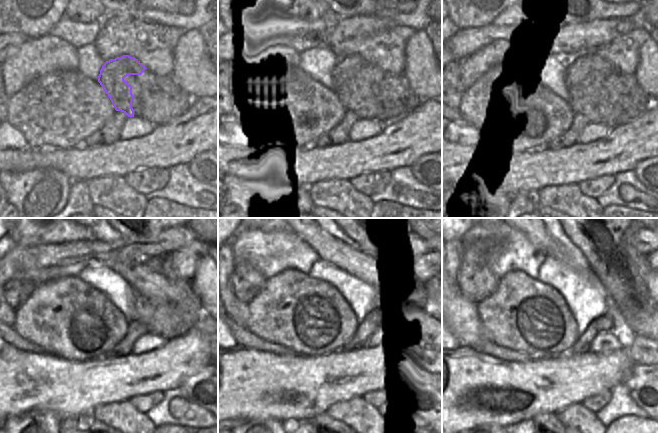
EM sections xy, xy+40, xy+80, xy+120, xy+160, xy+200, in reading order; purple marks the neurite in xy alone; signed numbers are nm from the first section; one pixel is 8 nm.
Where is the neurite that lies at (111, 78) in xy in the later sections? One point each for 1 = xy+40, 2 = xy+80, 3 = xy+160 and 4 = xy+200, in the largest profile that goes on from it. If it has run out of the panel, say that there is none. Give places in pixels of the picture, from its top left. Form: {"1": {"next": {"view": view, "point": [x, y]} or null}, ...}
{"1": {"next": {"view": "xy+40", "point": [345, 67]}}, "2": {"next": {"view": "xy+80", "point": [580, 62]}}, "3": {"next": {"view": "xy+160", "point": [349, 258]}}, "4": {"next": {"view": "xy+200", "point": [540, 238]}}}

